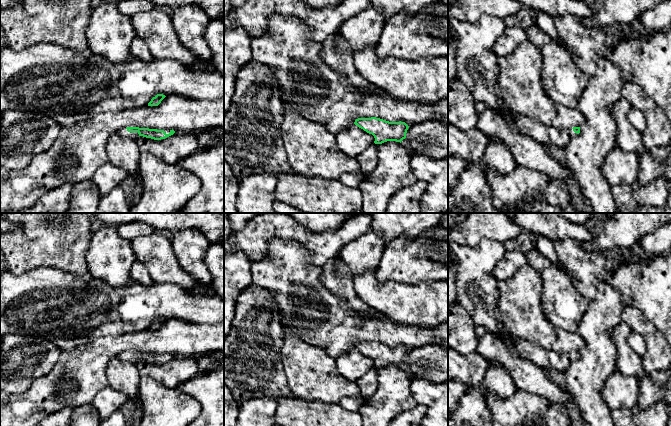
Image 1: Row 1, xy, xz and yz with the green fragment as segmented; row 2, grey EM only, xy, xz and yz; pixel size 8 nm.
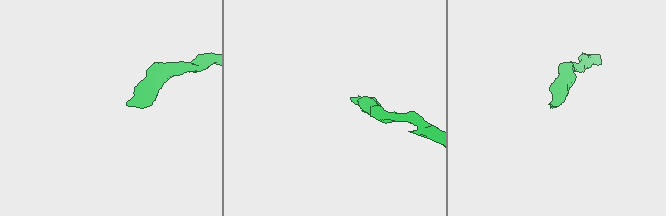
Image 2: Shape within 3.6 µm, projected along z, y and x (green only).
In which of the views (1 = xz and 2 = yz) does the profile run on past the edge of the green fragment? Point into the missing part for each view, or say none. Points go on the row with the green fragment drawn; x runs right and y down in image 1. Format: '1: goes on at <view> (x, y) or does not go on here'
1: does not go on here
2: goes on at yz (546, 135)

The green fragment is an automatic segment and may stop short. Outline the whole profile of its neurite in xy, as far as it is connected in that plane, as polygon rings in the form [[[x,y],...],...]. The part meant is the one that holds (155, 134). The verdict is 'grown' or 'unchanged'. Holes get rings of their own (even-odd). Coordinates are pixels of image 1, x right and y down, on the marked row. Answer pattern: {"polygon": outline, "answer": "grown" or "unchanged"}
{"polygon": [[[127,127],[120,129],[118,131],[118,134],[121,137],[134,140],[139,136],[151,138],[154,140],[161,140],[173,135],[174,133],[175,131],[170,129],[157,130],[157,129],[139,128],[139,127]]], "answer": "grown"}

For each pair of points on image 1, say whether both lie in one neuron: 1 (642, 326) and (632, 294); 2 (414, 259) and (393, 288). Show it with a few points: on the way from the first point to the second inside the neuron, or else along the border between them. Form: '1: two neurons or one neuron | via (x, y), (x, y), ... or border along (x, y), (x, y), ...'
1: two neurons | border along (627, 307), (638, 309), (653, 324)
2: two neurons | border along (375, 275), (379, 281), (422, 281)

